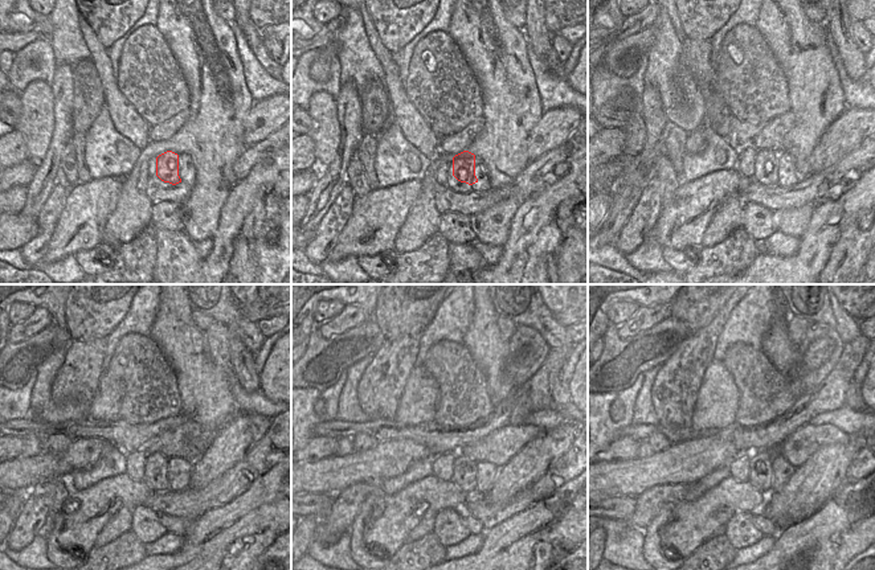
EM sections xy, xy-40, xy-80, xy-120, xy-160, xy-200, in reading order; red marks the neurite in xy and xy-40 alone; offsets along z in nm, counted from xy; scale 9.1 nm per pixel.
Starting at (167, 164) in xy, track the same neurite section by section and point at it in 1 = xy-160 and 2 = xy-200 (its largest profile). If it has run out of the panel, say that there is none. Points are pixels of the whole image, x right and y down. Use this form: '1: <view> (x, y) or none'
1: xy-160 (465, 472)
2: xy-200 (760, 466)

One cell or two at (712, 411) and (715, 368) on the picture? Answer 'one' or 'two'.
one

